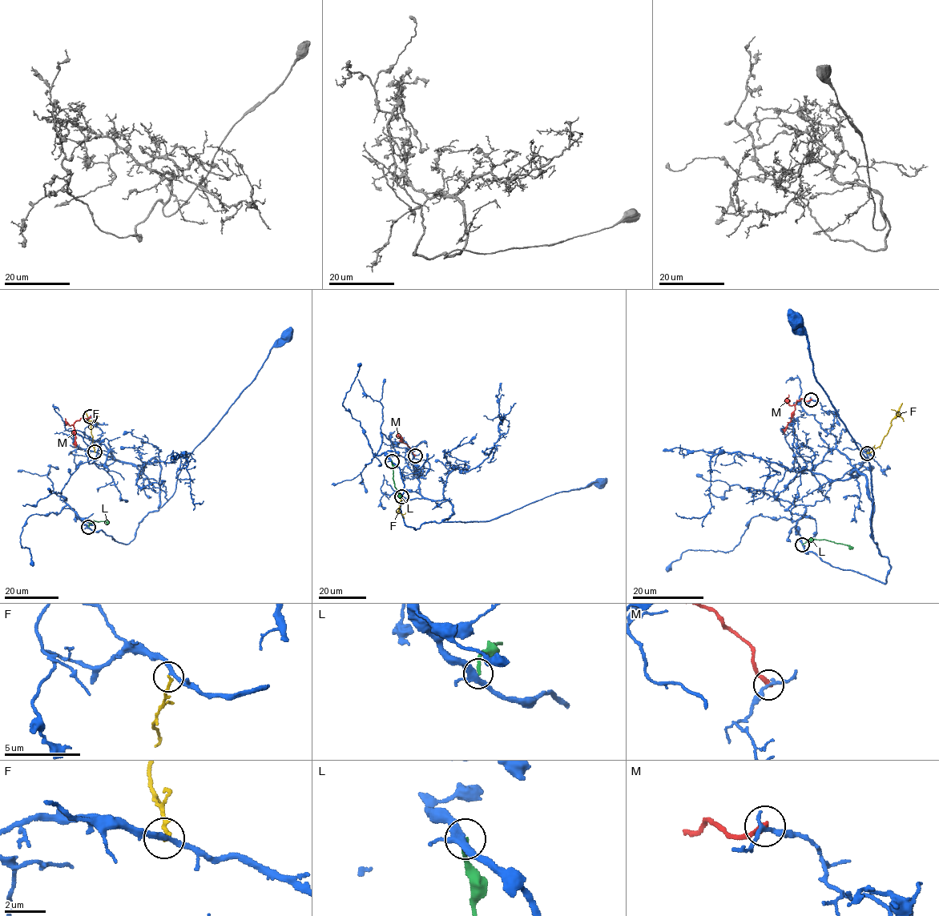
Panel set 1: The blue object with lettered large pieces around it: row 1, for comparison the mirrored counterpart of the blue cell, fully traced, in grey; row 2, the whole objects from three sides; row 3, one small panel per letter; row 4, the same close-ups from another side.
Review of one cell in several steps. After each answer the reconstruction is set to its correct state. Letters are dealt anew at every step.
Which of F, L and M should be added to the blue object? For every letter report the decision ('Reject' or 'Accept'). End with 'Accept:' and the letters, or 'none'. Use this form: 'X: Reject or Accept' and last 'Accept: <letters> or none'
F: Reject
L: Reject
M: Reject
Accept: none

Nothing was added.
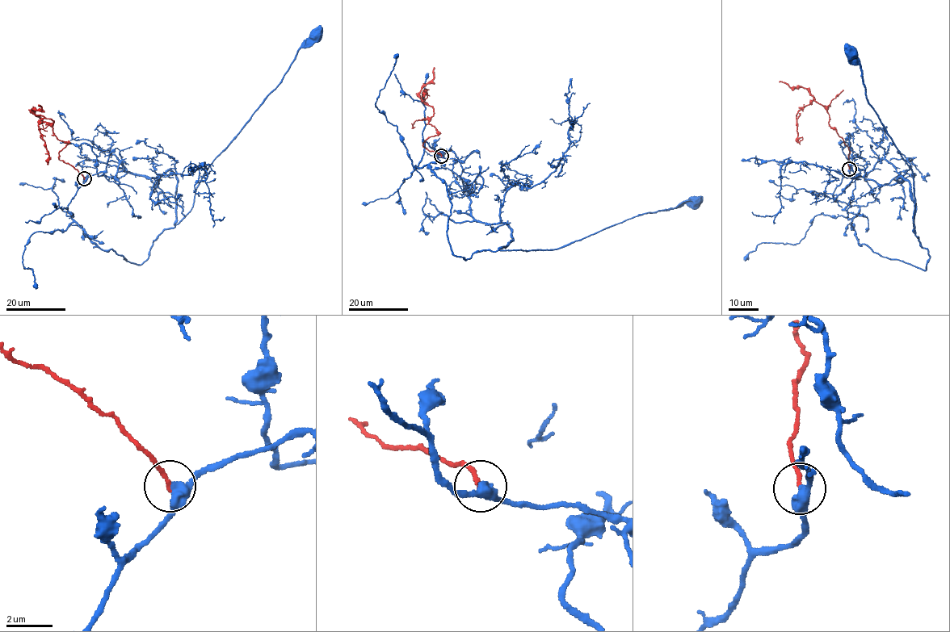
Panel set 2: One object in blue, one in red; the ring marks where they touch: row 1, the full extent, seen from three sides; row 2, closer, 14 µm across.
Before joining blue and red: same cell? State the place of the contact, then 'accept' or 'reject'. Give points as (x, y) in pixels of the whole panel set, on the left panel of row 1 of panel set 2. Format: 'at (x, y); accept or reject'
at (84, 178); accept

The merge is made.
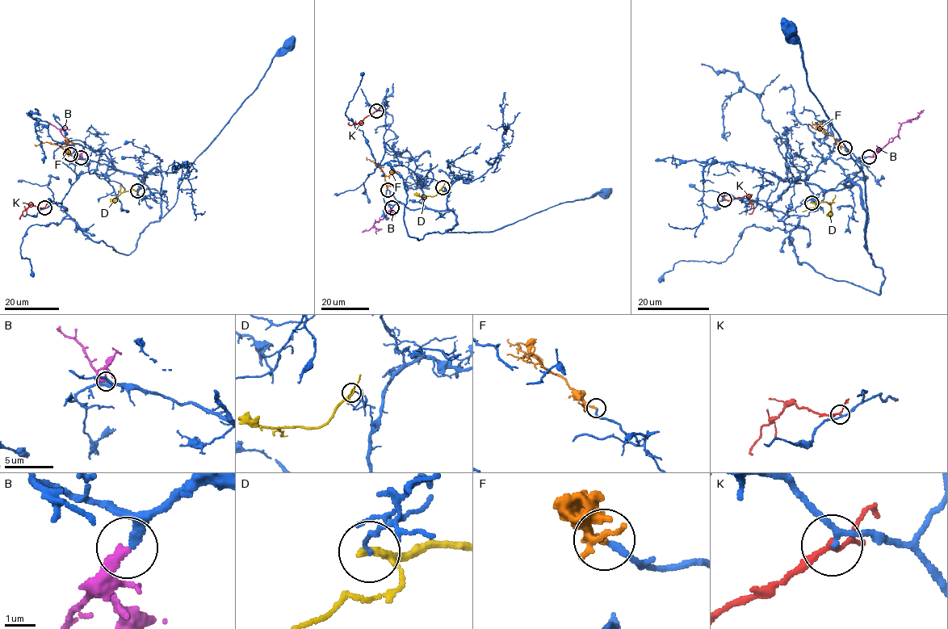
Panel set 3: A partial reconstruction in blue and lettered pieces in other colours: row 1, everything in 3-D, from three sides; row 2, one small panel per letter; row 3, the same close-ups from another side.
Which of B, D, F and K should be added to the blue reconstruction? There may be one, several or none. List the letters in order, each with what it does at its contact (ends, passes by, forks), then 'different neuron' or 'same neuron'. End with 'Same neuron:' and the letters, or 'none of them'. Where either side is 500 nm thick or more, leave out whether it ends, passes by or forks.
B: it ends; same neuron
D: it passes by; different neuron
F: it ends; same neuron
K: it forks; different neuron
Same neuron: B, F

